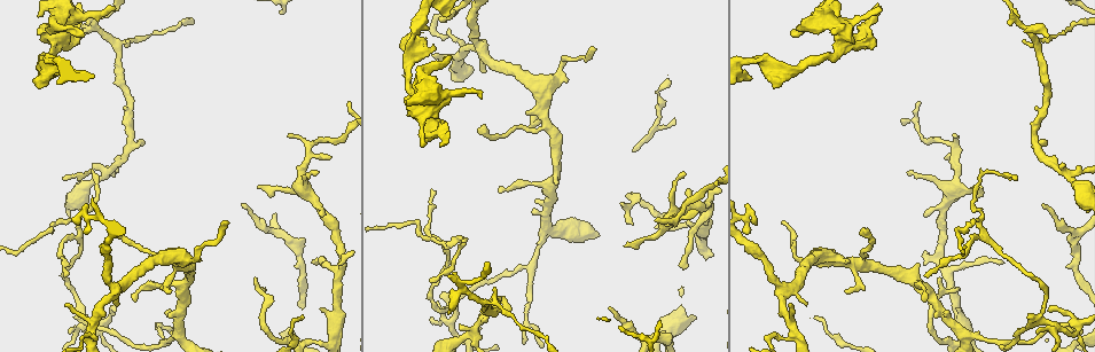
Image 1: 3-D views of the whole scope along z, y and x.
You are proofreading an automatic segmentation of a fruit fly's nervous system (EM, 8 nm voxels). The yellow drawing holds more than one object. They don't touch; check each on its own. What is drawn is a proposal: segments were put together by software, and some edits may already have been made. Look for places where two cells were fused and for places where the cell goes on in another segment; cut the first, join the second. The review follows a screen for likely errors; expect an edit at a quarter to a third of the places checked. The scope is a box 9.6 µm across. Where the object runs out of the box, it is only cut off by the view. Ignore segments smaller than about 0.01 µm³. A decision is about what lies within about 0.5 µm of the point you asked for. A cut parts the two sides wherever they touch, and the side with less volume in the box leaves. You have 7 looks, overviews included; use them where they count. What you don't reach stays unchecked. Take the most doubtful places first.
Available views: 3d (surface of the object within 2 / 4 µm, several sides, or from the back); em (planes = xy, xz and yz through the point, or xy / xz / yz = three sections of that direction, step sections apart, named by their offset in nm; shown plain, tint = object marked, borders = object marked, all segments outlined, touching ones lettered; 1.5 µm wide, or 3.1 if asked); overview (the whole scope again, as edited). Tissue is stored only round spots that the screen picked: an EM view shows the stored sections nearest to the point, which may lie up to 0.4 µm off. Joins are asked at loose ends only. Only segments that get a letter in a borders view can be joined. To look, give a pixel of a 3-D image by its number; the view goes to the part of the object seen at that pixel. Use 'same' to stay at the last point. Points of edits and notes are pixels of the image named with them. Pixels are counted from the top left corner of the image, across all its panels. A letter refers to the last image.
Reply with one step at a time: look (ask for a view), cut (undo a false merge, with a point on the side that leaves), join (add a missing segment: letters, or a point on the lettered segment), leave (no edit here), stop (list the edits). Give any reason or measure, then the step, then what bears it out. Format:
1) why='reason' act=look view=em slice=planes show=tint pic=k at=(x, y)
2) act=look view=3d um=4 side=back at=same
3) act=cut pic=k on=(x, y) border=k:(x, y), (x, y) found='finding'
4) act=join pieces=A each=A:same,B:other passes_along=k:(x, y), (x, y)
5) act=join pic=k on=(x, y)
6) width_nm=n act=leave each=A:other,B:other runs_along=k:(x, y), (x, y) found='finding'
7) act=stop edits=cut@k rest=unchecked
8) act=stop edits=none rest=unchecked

why='an open end' act=look view=3d um=4 pic=1 at=(790, 34)

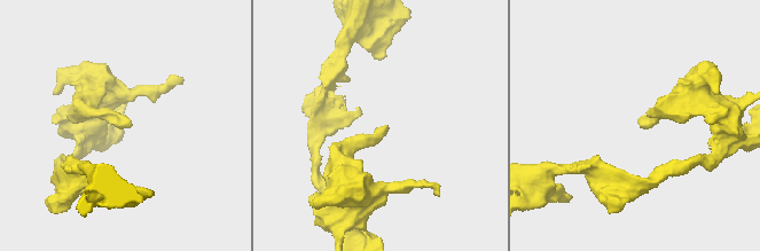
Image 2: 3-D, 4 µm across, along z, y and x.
why='now the EM' act=look view=em slice=xy step=8 show=tint pic=2 at=(388, 125)

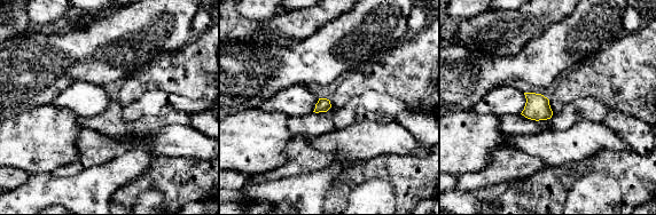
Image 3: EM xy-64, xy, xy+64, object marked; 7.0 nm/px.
why='another direction' act=look view=em slice=yz step=4 show=borders at=same

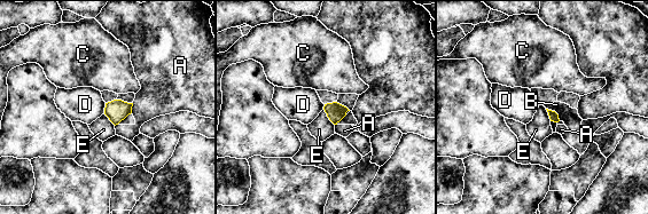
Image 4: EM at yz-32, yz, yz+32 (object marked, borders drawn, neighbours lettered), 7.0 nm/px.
act=leave each=A:other,B:other,C:other,D:other,E:other border=4:(324, 109), (328, 119), (334, 125) found='none of them fits'

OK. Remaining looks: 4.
why='an open end' act=look view=3d um=2 pic=1 at=(115, 304)

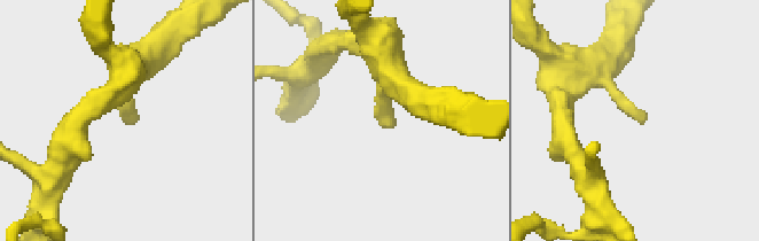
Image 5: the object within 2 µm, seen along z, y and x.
why='now the EM' act=look view=em slice=planes show=borders pic=5 at=(132, 107)

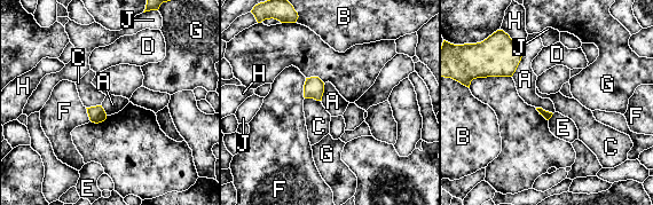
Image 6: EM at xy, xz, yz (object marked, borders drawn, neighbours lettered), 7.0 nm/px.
act=leave each=A:other,B:other,C:other,D:other,E:other,F:other,G:other,H:other,J:other border=6:(522, 45), (521, 60), (511, 76) found='no lettered segment goes on from it'

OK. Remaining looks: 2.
why='small branch off a trunk' act=look view=3d um=4 pic=1 at=(964, 340)

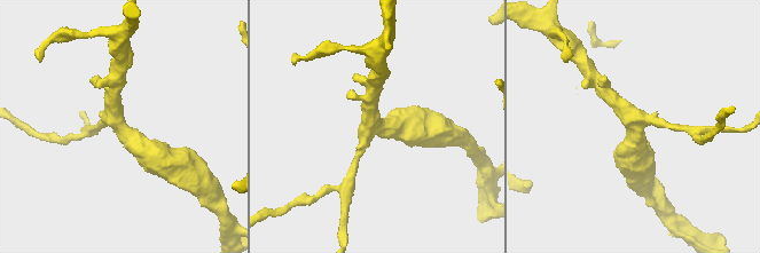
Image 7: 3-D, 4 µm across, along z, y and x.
arms=3 why='need the tissue' act=look view=em slice=yz step=4 show=borders pic=7 at=(376, 122)

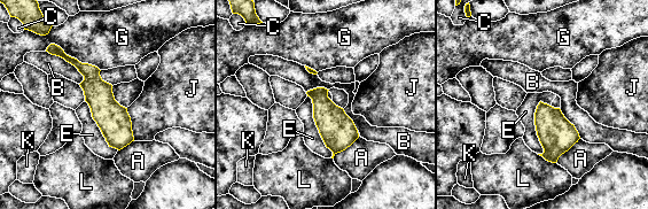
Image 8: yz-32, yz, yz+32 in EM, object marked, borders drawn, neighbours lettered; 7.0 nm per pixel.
act=leave each=A:other,B:other,C:other,E:other,G:other,J:other,K:other,L:other border=8:(540, 100), (535, 130), (541, 154) found='all the same cell'

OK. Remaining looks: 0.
act=stop edits=none rest=unchecked

